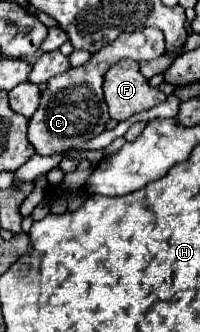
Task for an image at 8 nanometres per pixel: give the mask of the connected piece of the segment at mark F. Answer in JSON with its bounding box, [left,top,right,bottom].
[103,58,167,122]

